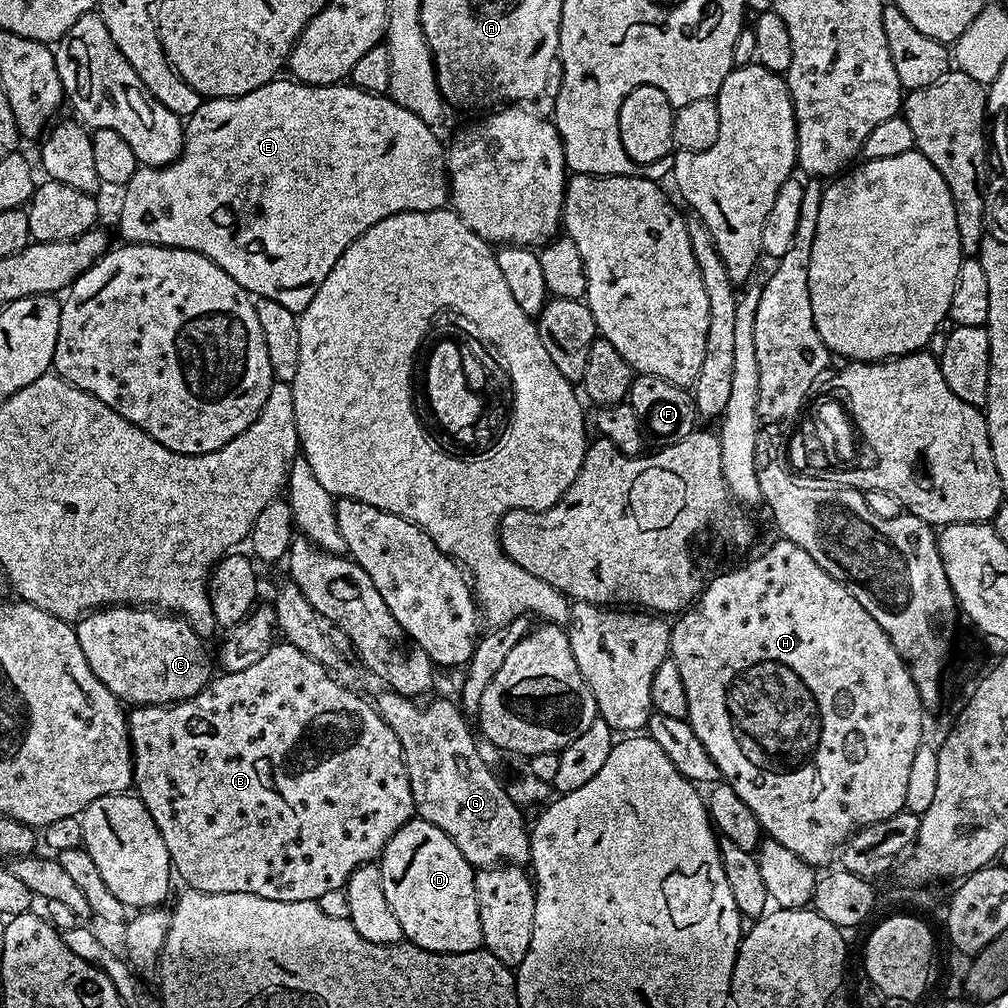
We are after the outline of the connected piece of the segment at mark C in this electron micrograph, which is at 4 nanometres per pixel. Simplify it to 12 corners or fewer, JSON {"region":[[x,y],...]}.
{"region":[[97,608],[74,627],[125,705],[174,704],[213,677],[187,621]]}

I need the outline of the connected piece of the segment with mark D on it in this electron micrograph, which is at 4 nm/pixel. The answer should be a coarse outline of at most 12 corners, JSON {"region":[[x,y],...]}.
{"region":[[411,818],[378,857],[404,940],[483,945],[476,872]]}

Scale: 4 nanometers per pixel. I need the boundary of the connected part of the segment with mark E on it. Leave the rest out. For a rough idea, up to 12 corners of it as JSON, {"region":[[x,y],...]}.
{"region":[[351,82],[205,99],[120,240],[302,313],[449,203],[437,129]]}

